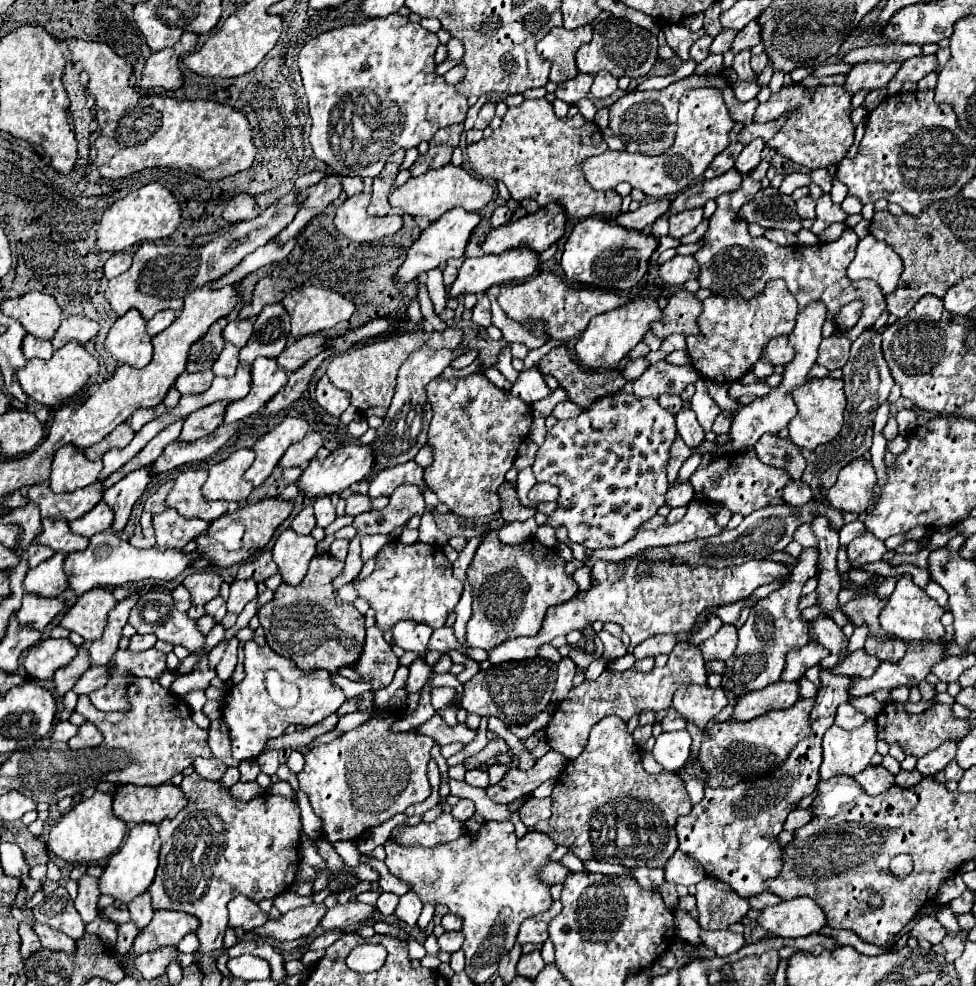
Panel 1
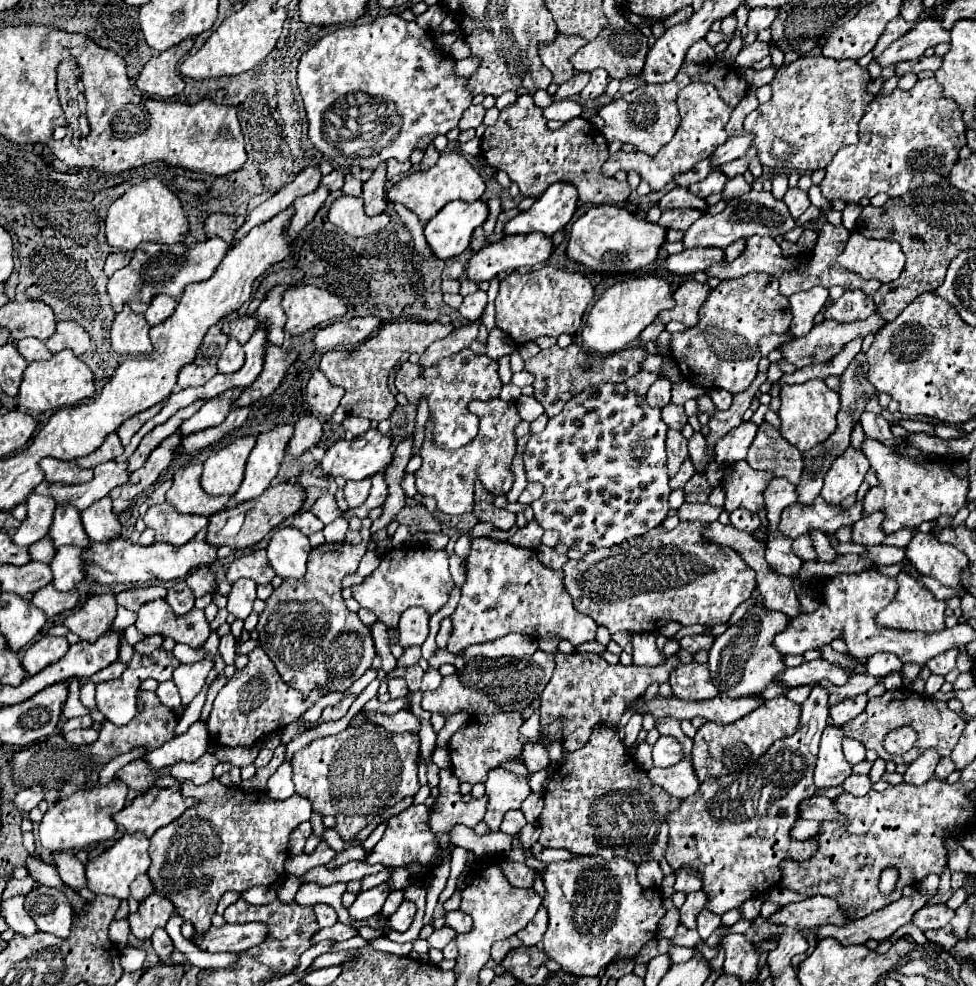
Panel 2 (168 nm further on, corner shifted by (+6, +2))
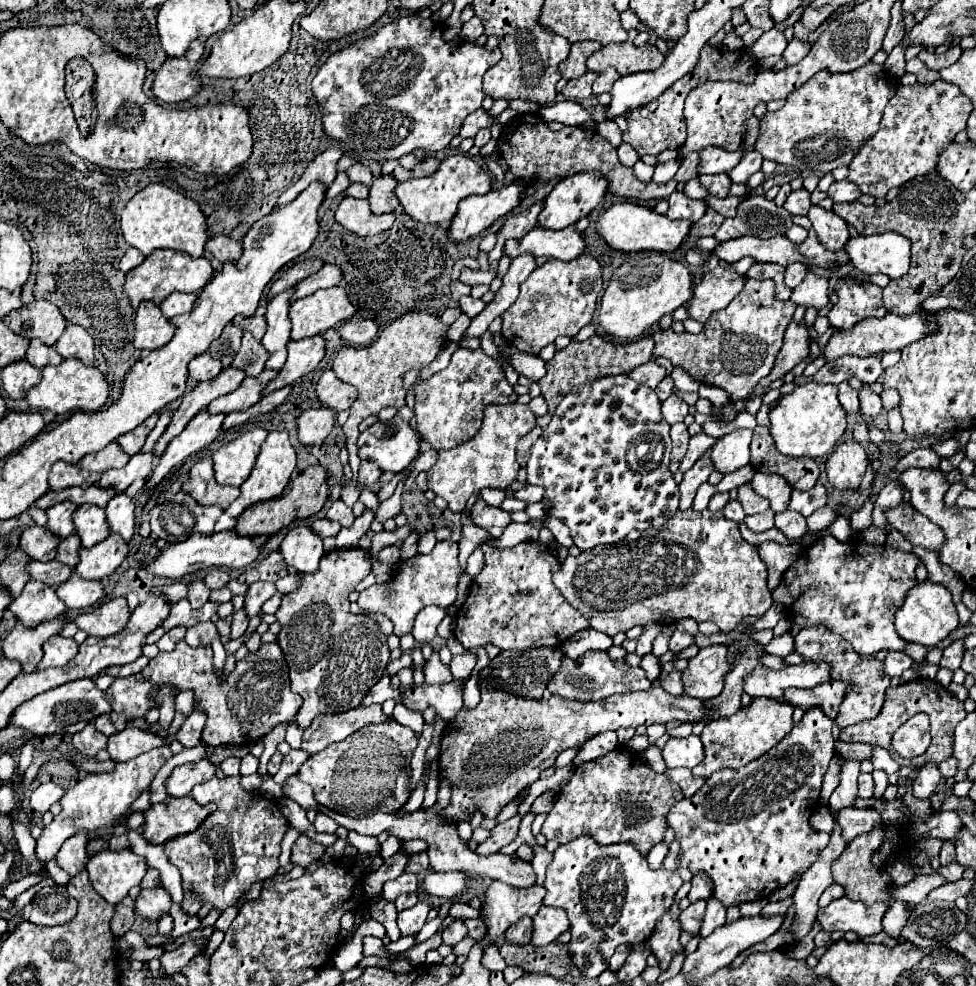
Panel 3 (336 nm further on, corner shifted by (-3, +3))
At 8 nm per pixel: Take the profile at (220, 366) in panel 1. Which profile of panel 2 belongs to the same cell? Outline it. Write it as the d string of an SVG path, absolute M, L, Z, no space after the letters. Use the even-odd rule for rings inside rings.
M230 339L226 349L222 351L220 359L218 359L218 371L220 373L234 373L244 365L244 349L238 341Z

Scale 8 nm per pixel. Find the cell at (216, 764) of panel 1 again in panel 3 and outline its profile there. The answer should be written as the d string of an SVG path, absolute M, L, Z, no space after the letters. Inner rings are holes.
M199 760L199 762L177 766L171 772L171 776L167 778L167 784L165 784L167 794L173 798L187 796L193 790L193 786L215 778L215 770L217 770L217 766L209 760Z

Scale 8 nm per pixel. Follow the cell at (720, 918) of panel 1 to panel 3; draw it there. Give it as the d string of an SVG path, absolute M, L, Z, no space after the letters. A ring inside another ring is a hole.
M697 900L693 902L687 910L681 912L679 916L679 922L681 922L681 928L685 932L689 932L691 936L697 936L699 934L699 928L701 928L701 920L703 920L703 914L705 914L705 900Z

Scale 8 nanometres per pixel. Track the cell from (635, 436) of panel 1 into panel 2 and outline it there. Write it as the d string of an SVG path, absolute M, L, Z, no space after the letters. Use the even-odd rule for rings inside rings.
M600 383L596 387L588 387L584 389L582 393L574 395L566 405L564 409L550 417L548 419L548 425L542 433L538 435L530 435L528 443L526 443L526 449L524 449L524 471L526 471L526 479L528 481L536 481L536 483L542 483L544 485L544 493L538 501L532 503L532 509L534 509L534 519L536 523L542 527L542 529L554 529L560 533L560 541L568 547L568 549L576 549L580 553L590 553L594 549L600 549L600 547L610 547L610 545L618 545L622 543L626 537L636 537L636 535L644 535L646 531L650 531L652 527L658 527L668 511L670 511L670 503L668 503L668 497L670 497L670 477L668 477L668 471L666 471L666 449L664 449L664 439L666 439L666 423L660 419L660 409L654 409L646 403L646 397L644 395L636 395L634 391L626 389L624 383Z

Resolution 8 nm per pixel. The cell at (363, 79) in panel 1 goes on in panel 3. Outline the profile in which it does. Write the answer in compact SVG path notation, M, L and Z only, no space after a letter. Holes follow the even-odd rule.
M415 14L385 24L371 36L331 54L317 70L311 88L323 114L325 134L335 140L347 156L355 156L359 162L387 162L413 154L415 148L425 150L425 154L435 154L447 148L451 138L459 134L467 114L481 106L485 98L481 78L487 68L499 62L499 58L499 50L487 52L485 46L477 46L473 42L445 42L441 28L437 28L431 18L421 18Z

